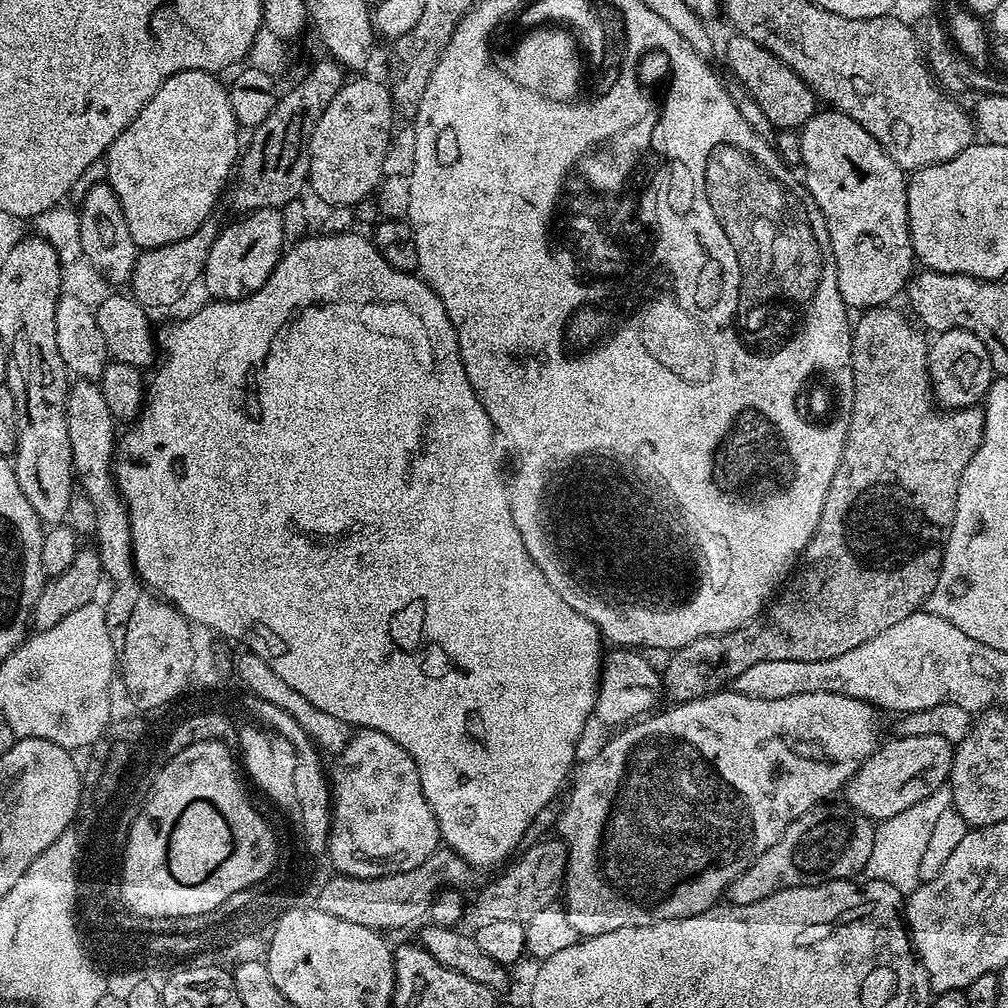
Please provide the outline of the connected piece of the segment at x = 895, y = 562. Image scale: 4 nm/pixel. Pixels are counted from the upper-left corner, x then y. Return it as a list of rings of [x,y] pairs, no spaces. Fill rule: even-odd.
[[[896,306],[870,308],[861,311],[859,316],[860,321],[855,321],[852,329],[852,343],[846,356],[847,363],[851,365],[850,382],[854,386],[854,394],[850,397],[848,409],[846,442],[842,450],[840,465],[830,482],[830,490],[824,499],[822,514],[818,518],[818,524],[810,542],[804,547],[802,563],[795,569],[791,579],[783,585],[784,593],[780,597],[777,595],[767,605],[766,611],[757,615],[756,619],[741,623],[739,628],[732,628],[729,632],[723,632],[717,636],[703,636],[689,644],[682,644],[669,655],[672,657],[669,658],[668,665],[662,668],[662,688],[666,696],[669,696],[669,701],[683,702],[696,700],[700,696],[710,696],[713,692],[721,691],[725,686],[731,685],[738,674],[742,674],[742,670],[747,670],[757,662],[786,662],[787,660],[814,662],[826,658],[838,658],[838,654],[846,654],[846,650],[854,650],[854,646],[862,646],[862,642],[870,642],[870,638],[874,638],[874,634],[882,634],[882,630],[886,630],[886,626],[894,626],[894,622],[902,622],[902,618],[910,618],[910,614],[921,611],[927,605],[928,596],[934,590],[940,577],[940,567],[944,561],[944,547],[950,538],[950,530],[954,526],[954,510],[958,502],[958,486],[962,478],[962,470],[968,465],[970,458],[974,458],[974,454],[982,442],[984,409],[980,406],[955,410],[932,408],[934,393],[928,377],[930,344],[927,339],[924,341],[925,333],[907,315],[904,317]]]

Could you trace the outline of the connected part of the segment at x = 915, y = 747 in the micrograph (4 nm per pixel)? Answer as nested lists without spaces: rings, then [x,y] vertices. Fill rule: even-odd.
[[[918,734],[917,736],[897,735],[896,740],[888,740],[877,747],[876,753],[858,769],[842,789],[847,807],[853,812],[868,817],[873,822],[889,820],[894,814],[902,814],[914,806],[914,802],[922,802],[934,794],[934,790],[945,787],[952,774],[952,753],[954,745],[946,738],[938,738],[938,734]]]

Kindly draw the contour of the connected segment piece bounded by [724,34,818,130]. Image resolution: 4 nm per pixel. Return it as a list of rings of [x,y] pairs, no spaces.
[[[732,34],[728,45],[724,48],[724,56],[728,59],[728,68],[737,76],[739,87],[752,95],[769,118],[773,126],[799,130],[804,127],[810,117],[818,111],[816,95],[810,86],[790,66],[786,66],[770,50],[758,46],[758,42],[750,42],[750,38],[739,34]]]

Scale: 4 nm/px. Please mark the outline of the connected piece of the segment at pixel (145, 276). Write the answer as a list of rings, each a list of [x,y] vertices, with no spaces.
[[[211,212],[206,222],[202,222],[202,226],[194,234],[161,248],[149,248],[137,255],[130,279],[130,292],[141,307],[145,310],[172,308],[191,290],[192,283],[195,280],[197,283],[203,277],[210,246],[214,246],[216,235],[226,224],[222,212]]]

